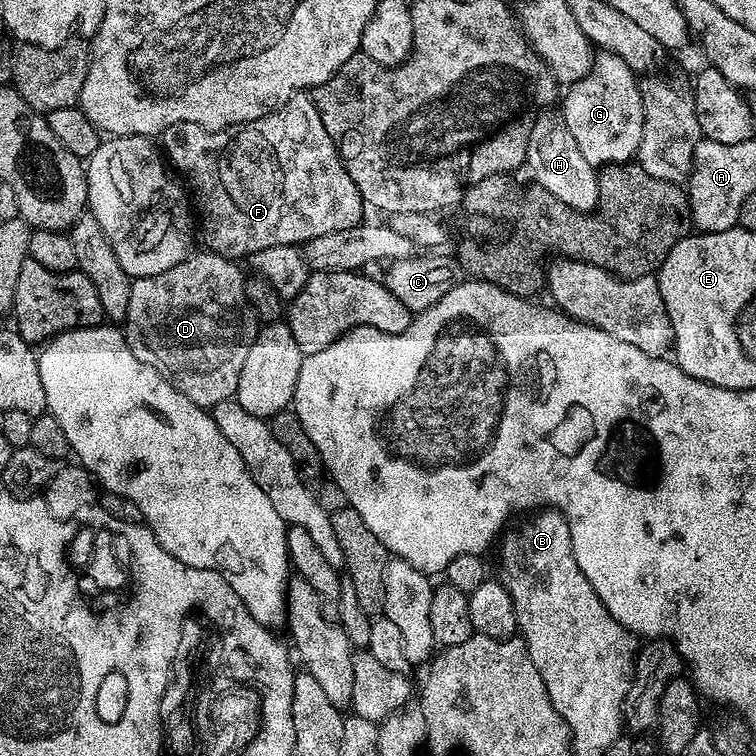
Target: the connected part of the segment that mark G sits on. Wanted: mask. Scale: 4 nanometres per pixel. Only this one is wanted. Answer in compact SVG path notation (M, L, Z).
M601 51L592 61L592 69L577 84L571 85L568 92L563 93L564 113L562 119L564 125L574 134L574 142L578 142L578 150L586 157L586 162L593 166L607 166L610 164L627 164L636 156L638 146L642 142L642 122L644 121L644 107L642 106L642 94L640 93L641 81L637 73L622 62L614 54Z

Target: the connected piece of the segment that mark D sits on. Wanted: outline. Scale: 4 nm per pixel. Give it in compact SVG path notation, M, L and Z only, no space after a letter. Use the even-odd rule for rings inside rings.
M193 251L184 261L178 262L176 266L171 266L160 274L133 279L130 290L130 306L126 310L126 318L122 321L122 331L134 358L138 358L138 362L146 362L146 366L154 366L154 370L158 370L158 374L162 374L162 378L166 378L166 382L170 382L170 386L174 390L186 394L186 398L190 398L190 402L194 402L198 407L211 410L218 402L235 397L238 390L238 374L242 374L242 365L246 362L246 354L250 351L250 346L254 346L258 335L258 321L246 298L244 290L246 276L245 273L240 273L240 268L236 265L239 263L235 259L220 256L216 252L199 251Z

